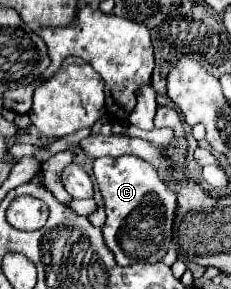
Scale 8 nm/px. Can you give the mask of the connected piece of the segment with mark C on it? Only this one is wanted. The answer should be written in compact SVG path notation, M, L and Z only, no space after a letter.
M106 156L94 160L94 178L106 206L106 222L102 226L104 244L114 254L116 262L120 266L160 262L172 242L176 196L160 180L156 168L138 156Z

